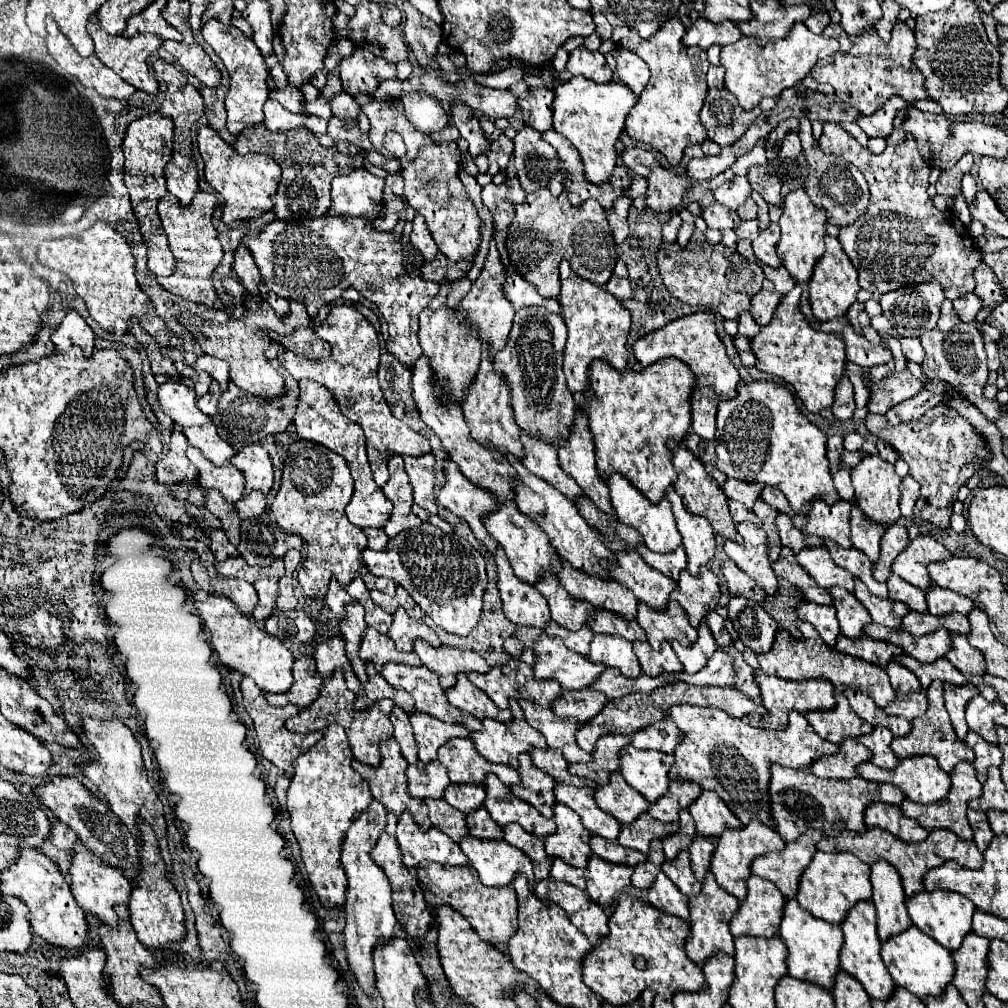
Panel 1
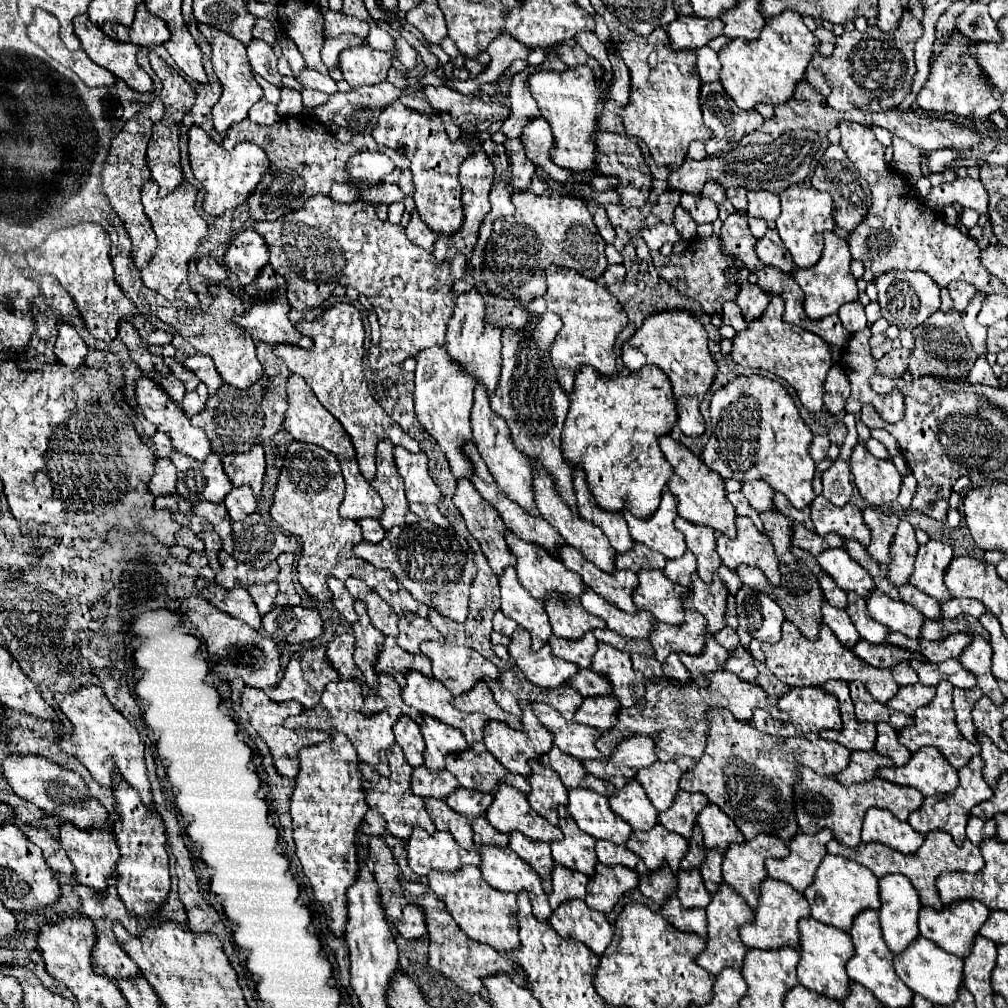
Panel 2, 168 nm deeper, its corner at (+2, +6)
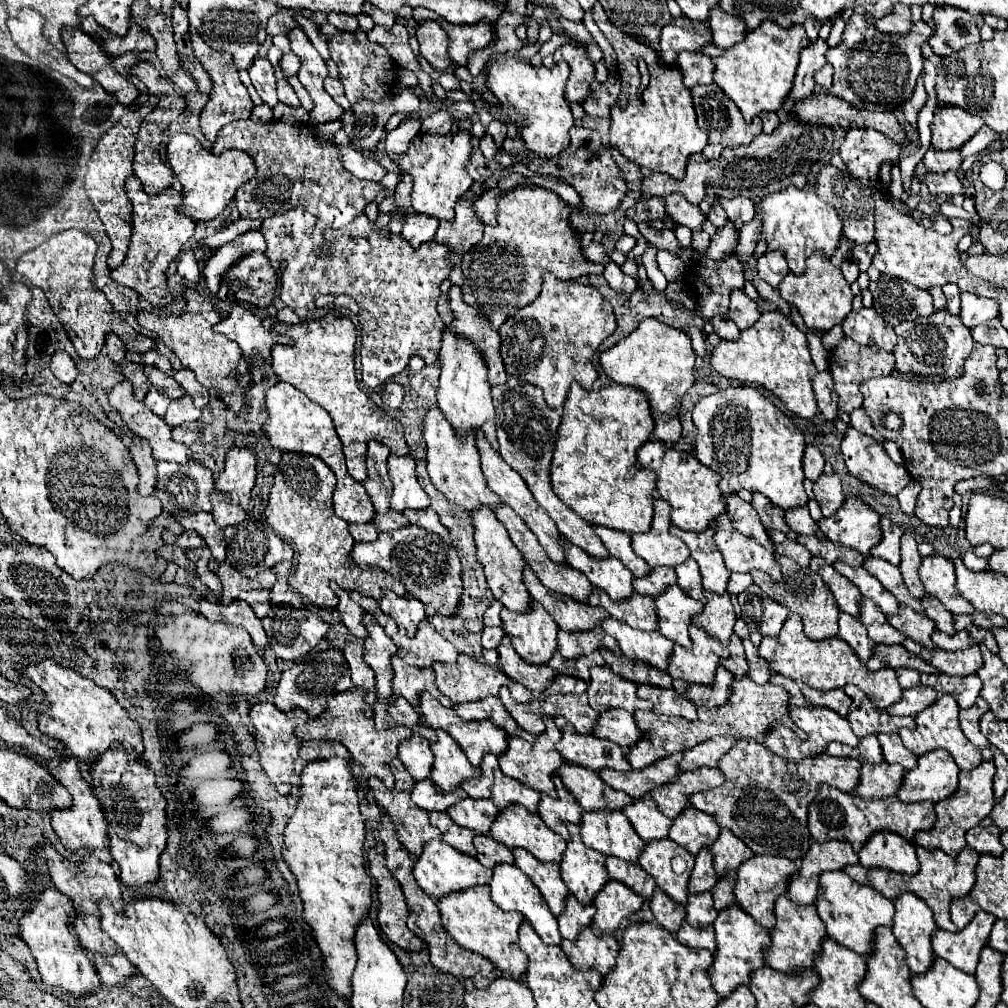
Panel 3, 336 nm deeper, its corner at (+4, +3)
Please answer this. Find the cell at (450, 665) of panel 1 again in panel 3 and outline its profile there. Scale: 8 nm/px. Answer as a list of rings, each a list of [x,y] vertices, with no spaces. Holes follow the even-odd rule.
[[[458,655],[458,661],[454,665],[444,665],[444,663],[436,663],[432,665],[432,669],[436,671],[436,687],[440,693],[444,693],[452,703],[466,703],[466,701],[478,701],[484,699],[488,695],[498,695],[498,689],[502,685],[510,687],[510,693],[516,701],[528,701],[534,695],[524,689],[524,685],[516,683],[516,681],[508,681],[508,677],[504,677],[504,673],[500,673],[496,667],[492,665],[484,665],[468,655]]]

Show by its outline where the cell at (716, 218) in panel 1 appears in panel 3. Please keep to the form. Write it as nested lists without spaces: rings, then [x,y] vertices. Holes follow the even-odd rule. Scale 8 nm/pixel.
[[[672,193],[664,197],[664,201],[666,201],[666,211],[678,225],[686,225],[692,231],[702,231],[702,225],[708,217],[702,213],[698,205],[688,203],[684,197],[680,197],[680,193]]]

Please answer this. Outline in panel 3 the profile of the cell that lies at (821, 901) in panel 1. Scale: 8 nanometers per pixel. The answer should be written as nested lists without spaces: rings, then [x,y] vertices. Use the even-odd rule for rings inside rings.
[[[828,871],[820,875],[820,893],[816,897],[814,907],[818,909],[820,919],[826,925],[826,935],[834,941],[840,941],[848,949],[866,955],[872,949],[872,935],[878,925],[892,925],[894,903],[888,901],[882,893],[868,885],[856,883],[844,871]]]

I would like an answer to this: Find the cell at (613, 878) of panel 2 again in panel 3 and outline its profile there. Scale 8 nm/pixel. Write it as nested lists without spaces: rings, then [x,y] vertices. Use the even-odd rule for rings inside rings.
[[[610,879],[596,895],[594,905],[596,915],[592,919],[590,929],[598,935],[608,935],[620,927],[624,917],[640,909],[642,897],[636,897],[636,893],[632,893],[632,889],[628,889],[626,885],[620,885],[620,881]]]

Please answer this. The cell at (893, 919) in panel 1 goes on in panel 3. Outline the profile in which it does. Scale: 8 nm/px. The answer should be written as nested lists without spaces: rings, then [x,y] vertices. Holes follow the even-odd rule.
[[[904,893],[894,901],[896,915],[892,933],[906,953],[906,963],[912,973],[924,973],[934,961],[930,935],[936,931],[932,909],[914,893]]]

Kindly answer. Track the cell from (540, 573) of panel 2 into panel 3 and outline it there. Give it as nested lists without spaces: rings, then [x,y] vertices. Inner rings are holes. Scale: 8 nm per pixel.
[[[526,565],[524,569],[524,585],[534,601],[538,601],[558,623],[564,631],[588,631],[594,627],[600,627],[600,621],[608,617],[604,609],[592,607],[588,603],[580,605],[578,601],[572,601],[570,597],[560,597],[558,593],[552,593],[536,581],[536,575],[532,573],[532,567]]]

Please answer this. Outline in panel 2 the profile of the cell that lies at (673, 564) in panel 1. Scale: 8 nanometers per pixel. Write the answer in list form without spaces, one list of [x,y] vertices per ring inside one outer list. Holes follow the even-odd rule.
[[[690,550],[682,558],[668,560],[666,562],[666,568],[664,568],[664,574],[672,582],[678,582],[678,584],[682,584],[686,588],[692,588],[690,578],[692,578],[694,572],[696,572],[696,558],[694,558],[694,554],[690,554]]]

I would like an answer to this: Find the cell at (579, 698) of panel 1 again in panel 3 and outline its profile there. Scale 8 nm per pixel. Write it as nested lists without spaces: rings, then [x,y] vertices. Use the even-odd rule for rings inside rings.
[[[608,709],[608,713],[600,713],[600,721],[596,721],[596,729],[592,729],[592,733],[618,743],[620,747],[634,745],[642,735],[634,717],[624,709]]]

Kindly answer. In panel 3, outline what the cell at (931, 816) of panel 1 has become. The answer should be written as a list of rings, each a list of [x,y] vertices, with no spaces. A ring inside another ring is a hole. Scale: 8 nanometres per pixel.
[[[982,761],[976,769],[972,771],[960,771],[960,785],[956,789],[954,795],[938,801],[934,805],[936,811],[936,823],[932,829],[928,831],[916,831],[916,845],[922,845],[926,849],[942,849],[948,855],[956,857],[964,847],[964,835],[968,829],[976,827],[984,817],[990,815],[992,807],[994,807],[994,799],[992,799],[992,777],[994,777],[994,765],[992,761]]]

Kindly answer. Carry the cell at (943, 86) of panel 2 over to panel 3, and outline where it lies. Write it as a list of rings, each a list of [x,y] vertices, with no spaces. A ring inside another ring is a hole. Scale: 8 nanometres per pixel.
[[[944,105],[944,109],[934,111],[932,121],[932,147],[938,151],[958,149],[966,143],[980,127],[984,125],[982,117],[976,117],[954,105]]]

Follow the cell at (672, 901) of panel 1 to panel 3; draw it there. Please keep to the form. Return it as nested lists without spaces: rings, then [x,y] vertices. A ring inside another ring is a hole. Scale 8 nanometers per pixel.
[[[686,921],[684,925],[678,929],[676,939],[692,949],[708,949],[710,953],[714,953],[716,949],[716,937],[714,937],[714,929],[692,929]]]

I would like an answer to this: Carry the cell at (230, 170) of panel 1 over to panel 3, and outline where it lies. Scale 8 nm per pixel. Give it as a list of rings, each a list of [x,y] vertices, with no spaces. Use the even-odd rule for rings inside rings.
[[[174,133],[166,149],[168,149],[166,153],[168,163],[174,175],[182,183],[184,203],[180,211],[190,215],[196,221],[208,221],[222,215],[226,205],[234,199],[236,189],[240,185],[246,185],[256,175],[256,165],[246,151],[228,149],[222,155],[214,155],[206,151],[192,135],[186,135],[186,133]]]

